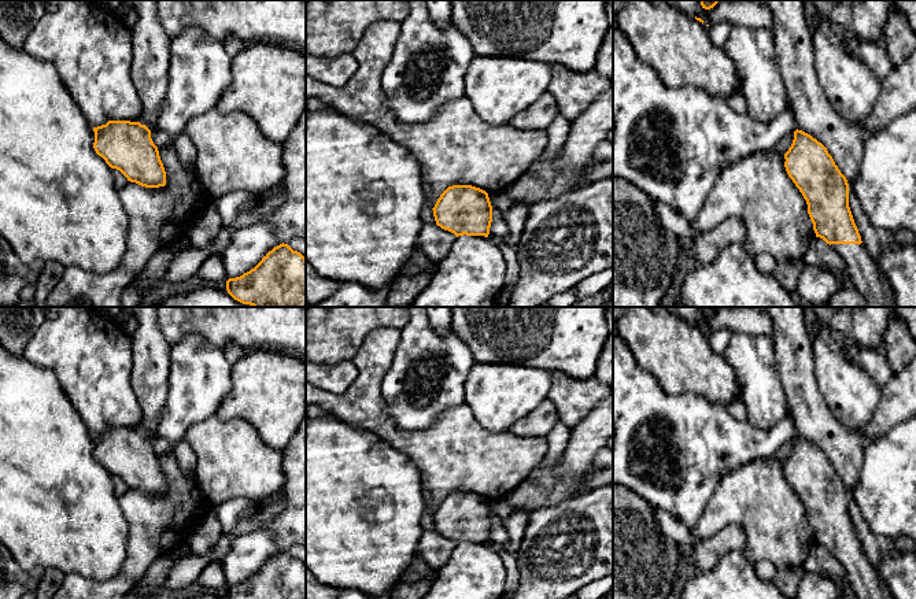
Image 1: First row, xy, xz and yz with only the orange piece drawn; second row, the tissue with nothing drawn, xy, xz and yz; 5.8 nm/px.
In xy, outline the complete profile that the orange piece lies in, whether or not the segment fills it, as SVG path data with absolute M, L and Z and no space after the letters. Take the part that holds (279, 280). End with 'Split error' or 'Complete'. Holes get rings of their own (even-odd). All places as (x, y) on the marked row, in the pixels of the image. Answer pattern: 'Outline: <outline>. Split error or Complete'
Outline: M282 243L254 269L229 278L226 291L252 307L306 307L306 258Z. Complete

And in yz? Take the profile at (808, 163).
Outline: M795 130L794 140L784 154L784 167L788 177L802 193L808 204L808 214L813 223L816 237L823 239L845 260L856 289L867 299L869 307L895 307L894 295L889 282L882 278L878 266L854 223L849 207L849 184L835 164L827 148L810 134Z. Split error

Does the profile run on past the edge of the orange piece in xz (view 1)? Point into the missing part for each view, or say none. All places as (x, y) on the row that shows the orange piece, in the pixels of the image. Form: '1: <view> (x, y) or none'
1: none

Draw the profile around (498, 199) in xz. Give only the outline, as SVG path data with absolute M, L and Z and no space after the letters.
M494 192L488 193L491 206L496 207L503 214L513 206L509 197L506 196L506 192Z

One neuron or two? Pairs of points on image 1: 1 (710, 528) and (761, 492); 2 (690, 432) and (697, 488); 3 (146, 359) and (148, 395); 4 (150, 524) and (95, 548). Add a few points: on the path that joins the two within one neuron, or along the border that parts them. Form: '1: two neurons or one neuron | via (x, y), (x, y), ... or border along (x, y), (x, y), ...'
1: one neuron | via (723, 516), (741, 498), (749, 496)
2: one neuron | via (690, 446), (690, 474)
3: one neuron | via (148, 368), (148, 387)
4: two neurons | border along (118, 503), (128, 524), (126, 557), (122, 565)

